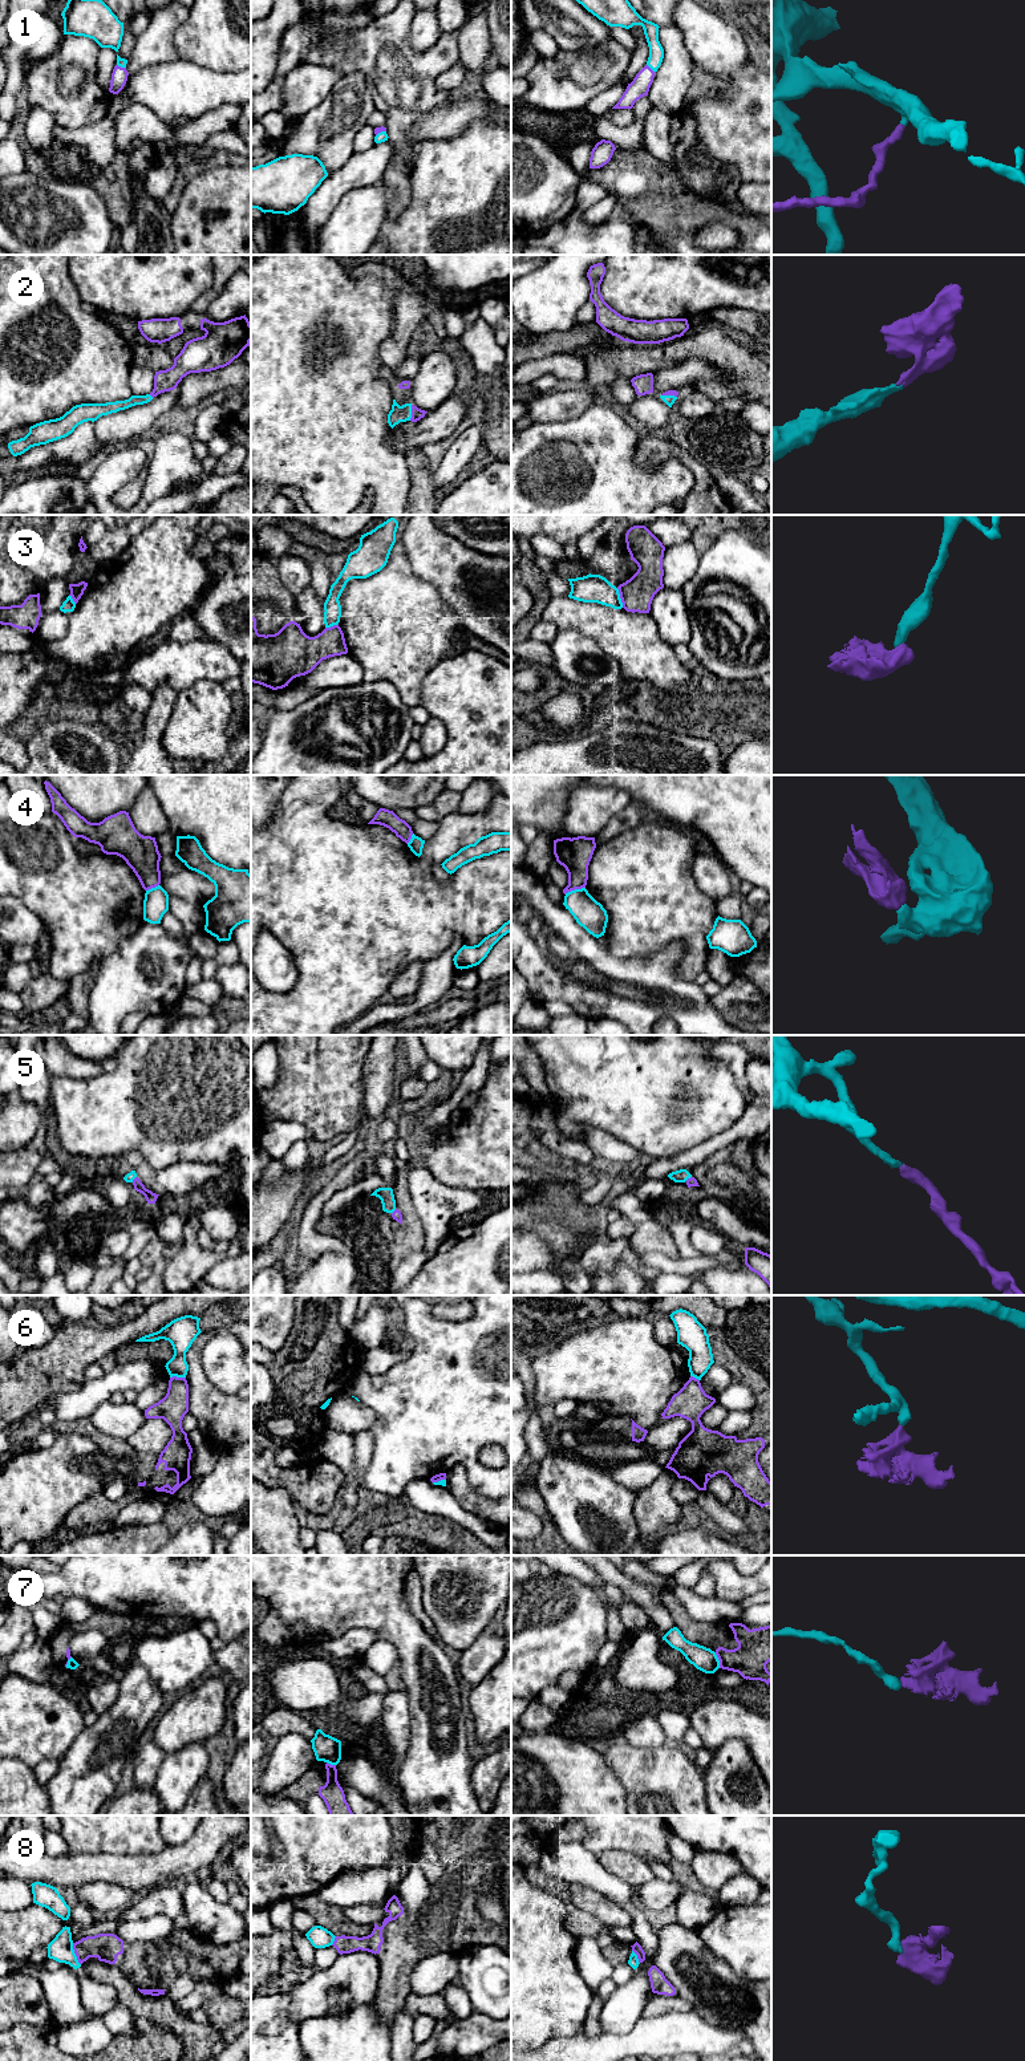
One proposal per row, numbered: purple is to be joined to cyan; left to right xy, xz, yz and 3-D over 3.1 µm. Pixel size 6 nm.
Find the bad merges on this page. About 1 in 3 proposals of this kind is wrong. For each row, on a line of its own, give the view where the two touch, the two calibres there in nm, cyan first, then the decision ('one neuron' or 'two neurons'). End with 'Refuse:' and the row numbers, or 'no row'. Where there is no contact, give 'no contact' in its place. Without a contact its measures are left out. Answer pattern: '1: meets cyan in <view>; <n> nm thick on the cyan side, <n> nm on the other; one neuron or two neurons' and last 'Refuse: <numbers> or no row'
1: meets cyan in yz; 100 nm thick on the cyan side, 120 nm on the other; one neuron
2: meets cyan in xz; 100 nm thick on the cyan side, 70 nm on the other; one neuron
3: meets cyan in yz; 180 nm thick on the cyan side, 200 nm on the other; two neurons
4: meets cyan in yz; 180 nm thick on the cyan side, 200 nm on the other; two neurons
5: meets cyan in xz; 90 nm thick on the cyan side, 60 nm on the other; one neuron
6: meets cyan in xy; 160 nm thick on the cyan side, 170 nm on the other; two neurons
7: meets cyan in yz; 140 nm thick on the cyan side, 220 nm on the other; two neurons
8: meets cyan in xy; 150 nm thick on the cyan side, 170 nm on the other; two neurons
Refuse: 3, 4, 6, 7, 8

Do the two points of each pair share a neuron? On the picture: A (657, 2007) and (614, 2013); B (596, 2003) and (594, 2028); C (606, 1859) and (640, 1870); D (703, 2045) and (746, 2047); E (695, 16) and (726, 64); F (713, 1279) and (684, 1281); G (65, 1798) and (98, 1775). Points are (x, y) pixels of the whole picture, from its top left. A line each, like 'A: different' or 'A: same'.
A: different
B: same
C: same
D: different
E: same
F: different
G: same

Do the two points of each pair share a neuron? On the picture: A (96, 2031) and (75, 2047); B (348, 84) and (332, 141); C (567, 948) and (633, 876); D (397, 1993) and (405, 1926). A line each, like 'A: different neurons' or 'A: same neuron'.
A: same neuron
B: same neuron
C: different neurons
D: same neuron

